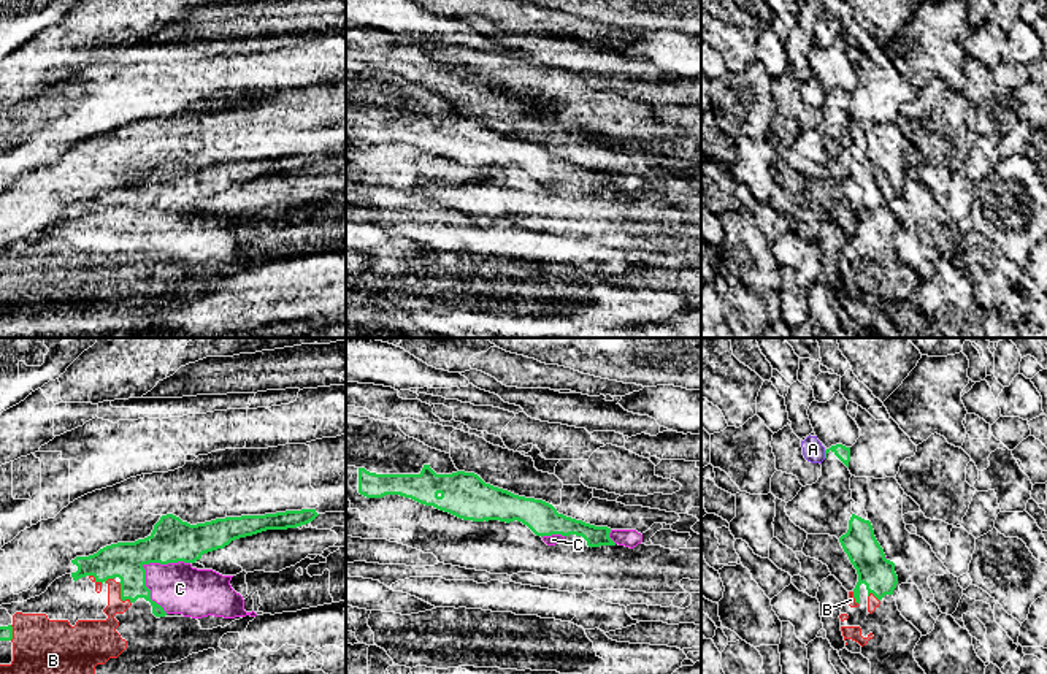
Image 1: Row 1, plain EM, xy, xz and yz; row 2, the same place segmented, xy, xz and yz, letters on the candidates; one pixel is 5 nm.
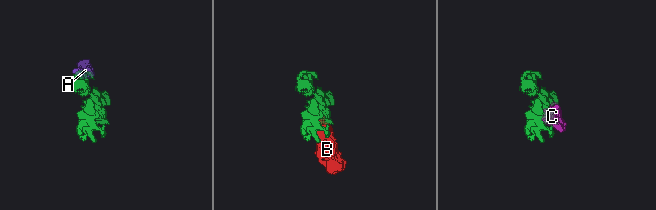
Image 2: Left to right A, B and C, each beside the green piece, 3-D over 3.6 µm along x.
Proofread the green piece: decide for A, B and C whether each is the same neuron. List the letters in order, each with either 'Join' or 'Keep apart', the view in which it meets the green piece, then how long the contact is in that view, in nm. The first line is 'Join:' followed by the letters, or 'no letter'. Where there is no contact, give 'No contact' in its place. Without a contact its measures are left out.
Join: B, C
A: Keep apart. Touches green in yz. Shared border 40 nm
B: Join. Touches green in xy. Shared border 130 nm
C: Join. Touches green in xy. Shared border 300 nm

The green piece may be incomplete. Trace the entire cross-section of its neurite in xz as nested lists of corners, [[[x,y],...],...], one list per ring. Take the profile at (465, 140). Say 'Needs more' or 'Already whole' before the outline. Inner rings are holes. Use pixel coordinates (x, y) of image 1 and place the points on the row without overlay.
Needs more. [[[424,109],[419,119],[376,119],[359,113],[359,138],[366,143],[400,140],[463,165],[517,165],[547,190],[555,190],[570,179],[582,181],[589,192],[619,189],[633,193],[642,187],[642,179],[636,174],[595,171],[558,159],[543,144],[519,141],[485,128],[474,117],[436,119],[430,109]]]

